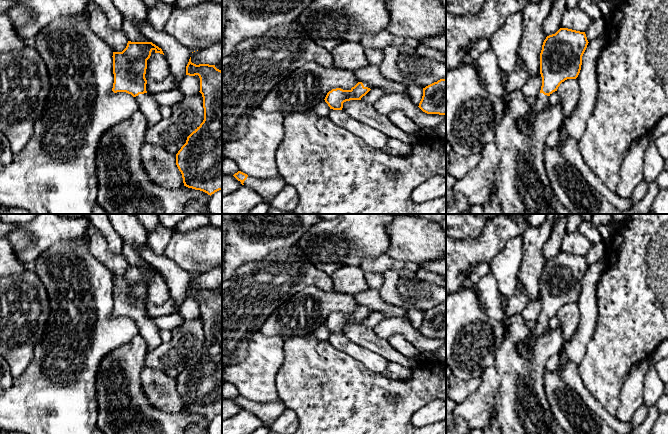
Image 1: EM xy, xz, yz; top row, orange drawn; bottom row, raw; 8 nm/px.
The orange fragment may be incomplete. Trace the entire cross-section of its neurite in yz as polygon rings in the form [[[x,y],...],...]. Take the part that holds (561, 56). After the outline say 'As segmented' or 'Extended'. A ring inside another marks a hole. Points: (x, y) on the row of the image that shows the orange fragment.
[[[560,28],[546,37],[540,53],[541,90],[528,117],[520,118],[517,123],[522,132],[531,131],[535,113],[552,108],[549,96],[557,91],[562,82],[578,77],[588,43],[585,32],[568,28]]]. Extended

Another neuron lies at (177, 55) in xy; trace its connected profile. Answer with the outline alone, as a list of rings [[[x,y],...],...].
[[[149,22],[140,25],[141,32],[150,42],[162,49],[169,66],[170,74],[175,77],[177,87],[186,76],[186,66],[192,55],[192,51],[180,44],[166,31],[158,31]]]

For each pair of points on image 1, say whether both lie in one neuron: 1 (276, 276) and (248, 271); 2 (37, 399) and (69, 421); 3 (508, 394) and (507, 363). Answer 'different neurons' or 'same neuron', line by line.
1: same neuron
2: same neuron
3: same neuron

